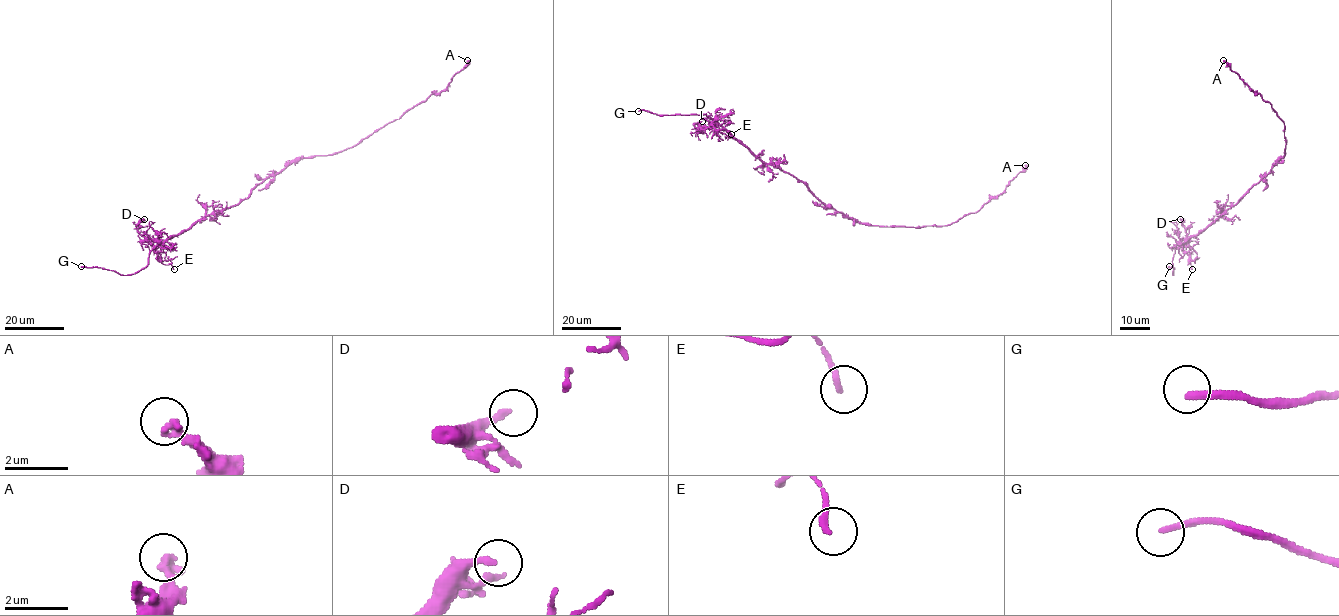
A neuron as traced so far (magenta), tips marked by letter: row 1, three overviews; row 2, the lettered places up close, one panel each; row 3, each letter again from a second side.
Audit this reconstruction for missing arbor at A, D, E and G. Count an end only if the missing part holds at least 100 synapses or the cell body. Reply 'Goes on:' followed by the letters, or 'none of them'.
Goes on: G

